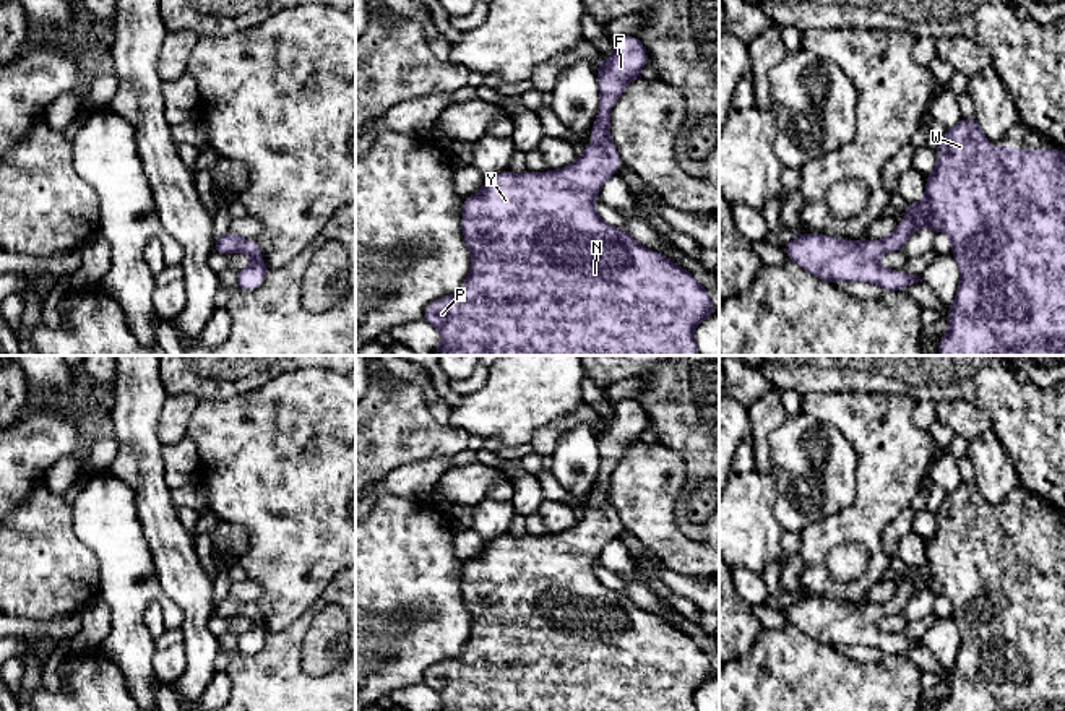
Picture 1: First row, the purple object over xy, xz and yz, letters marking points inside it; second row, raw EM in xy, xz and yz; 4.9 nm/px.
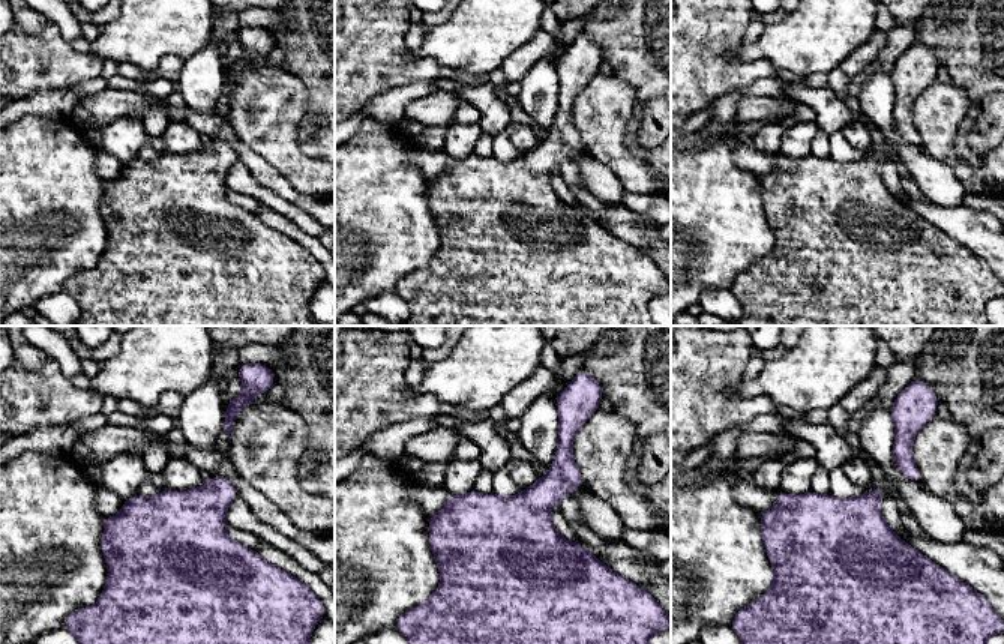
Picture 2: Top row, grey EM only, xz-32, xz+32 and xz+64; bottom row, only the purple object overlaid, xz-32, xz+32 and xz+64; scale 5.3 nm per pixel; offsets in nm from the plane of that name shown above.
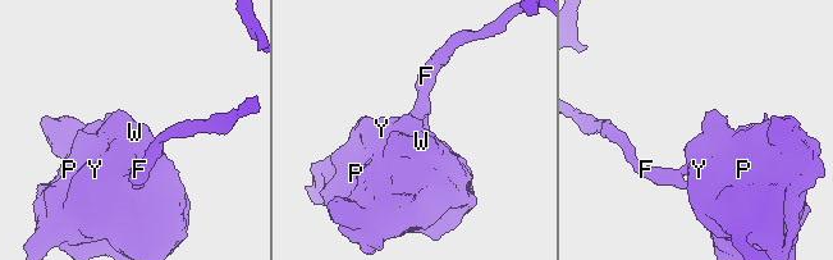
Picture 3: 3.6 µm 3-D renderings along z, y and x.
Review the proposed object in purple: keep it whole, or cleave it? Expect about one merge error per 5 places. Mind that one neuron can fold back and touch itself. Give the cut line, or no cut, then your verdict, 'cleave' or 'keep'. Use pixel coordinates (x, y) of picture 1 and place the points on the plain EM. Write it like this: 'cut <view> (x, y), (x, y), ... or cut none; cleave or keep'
cut none; keep

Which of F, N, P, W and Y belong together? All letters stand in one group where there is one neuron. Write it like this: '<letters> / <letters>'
F N P W Y

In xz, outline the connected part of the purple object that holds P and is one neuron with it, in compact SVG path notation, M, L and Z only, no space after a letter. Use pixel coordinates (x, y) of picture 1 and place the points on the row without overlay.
M633 398L620 399L612 414L609 425L597 425L601 464L589 495L594 508L584 510L584 516L567 531L520 539L503 534L485 541L479 557L464 560L461 596L472 622L469 640L455 659L425 669L422 680L438 693L440 711L696 711L695 692L703 682L718 679L709 656L690 635L641 610L627 594L606 588L596 576L602 547L617 539L622 528L609 502L612 469L648 429L648 414Z

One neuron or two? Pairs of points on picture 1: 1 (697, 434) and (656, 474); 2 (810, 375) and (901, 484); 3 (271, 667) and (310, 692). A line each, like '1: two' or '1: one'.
1: two
2: two
3: one

